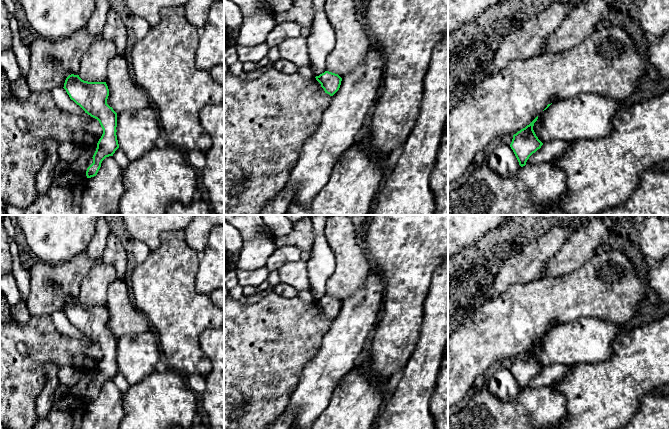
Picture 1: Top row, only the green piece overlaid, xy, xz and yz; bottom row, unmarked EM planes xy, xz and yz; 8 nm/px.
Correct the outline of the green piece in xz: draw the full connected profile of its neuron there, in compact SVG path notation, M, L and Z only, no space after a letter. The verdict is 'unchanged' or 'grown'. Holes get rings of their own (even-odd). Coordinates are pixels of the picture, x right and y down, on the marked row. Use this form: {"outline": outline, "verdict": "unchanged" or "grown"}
{"outline": "M325 71L315 78L321 84L325 93L330 96L333 96L339 90L342 81L342 78L338 74L329 71Z", "verdict": "unchanged"}

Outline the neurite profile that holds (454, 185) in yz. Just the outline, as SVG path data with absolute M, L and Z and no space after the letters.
M473 161L469 165L469 167L464 175L462 175L459 179L457 179L456 181L453 181L452 183L450 183L448 185L448 194L450 192L452 192L453 190L457 189L458 187L460 187L466 181L467 176L470 175L476 168L477 168L477 165Z

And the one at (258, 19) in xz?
M224 0L224 28L239 30L237 46L253 47L265 43L276 24L266 0Z

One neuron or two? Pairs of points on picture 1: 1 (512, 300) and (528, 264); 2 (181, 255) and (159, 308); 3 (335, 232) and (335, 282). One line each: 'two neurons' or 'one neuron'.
1: two neurons
2: one neuron
3: one neuron

